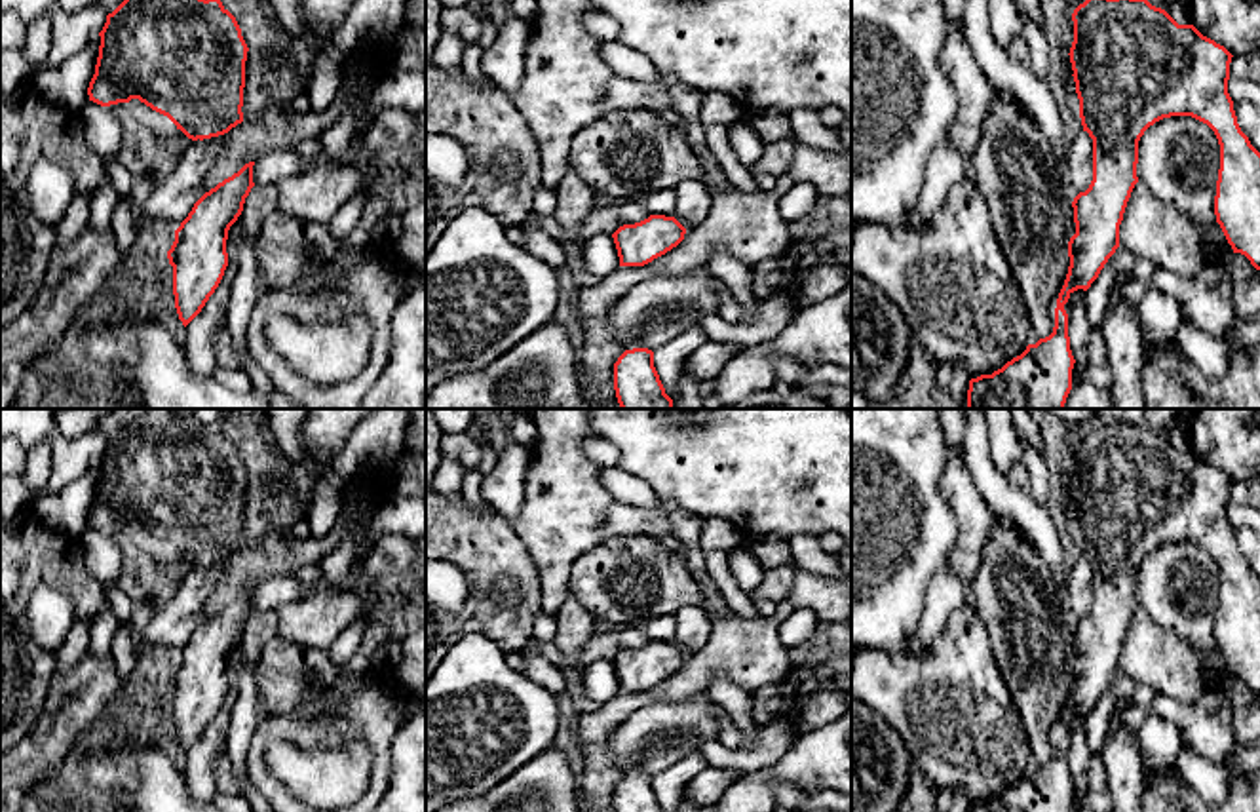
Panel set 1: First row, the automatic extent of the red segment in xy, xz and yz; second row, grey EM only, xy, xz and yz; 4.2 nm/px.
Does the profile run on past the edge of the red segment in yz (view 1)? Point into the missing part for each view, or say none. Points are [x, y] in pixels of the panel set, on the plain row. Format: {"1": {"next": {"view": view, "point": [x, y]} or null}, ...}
{"1": {"next": null}}

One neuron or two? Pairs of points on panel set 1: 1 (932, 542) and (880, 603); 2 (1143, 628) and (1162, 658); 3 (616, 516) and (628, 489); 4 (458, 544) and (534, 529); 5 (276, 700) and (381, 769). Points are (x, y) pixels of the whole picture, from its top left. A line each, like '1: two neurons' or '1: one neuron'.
1: one neuron
2: one neuron
3: two neurons
4: two neurons
5: two neurons

